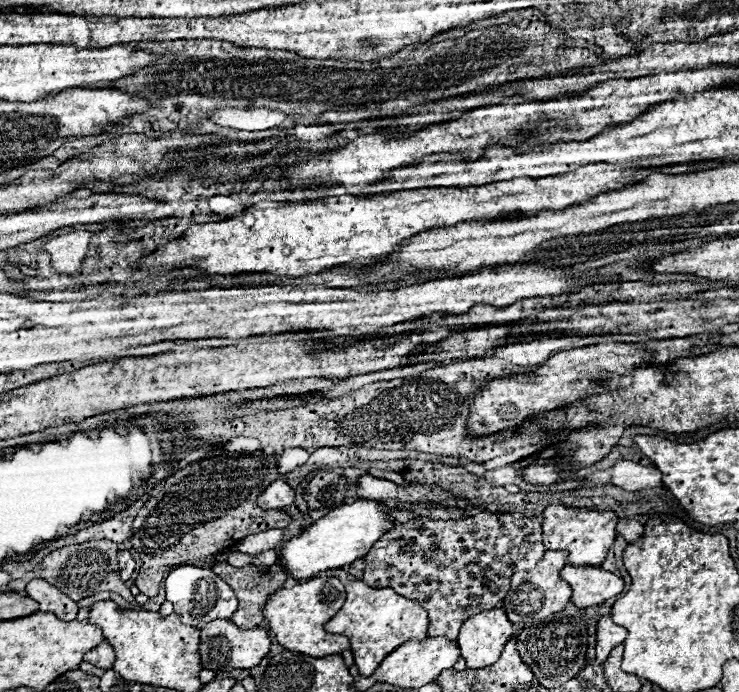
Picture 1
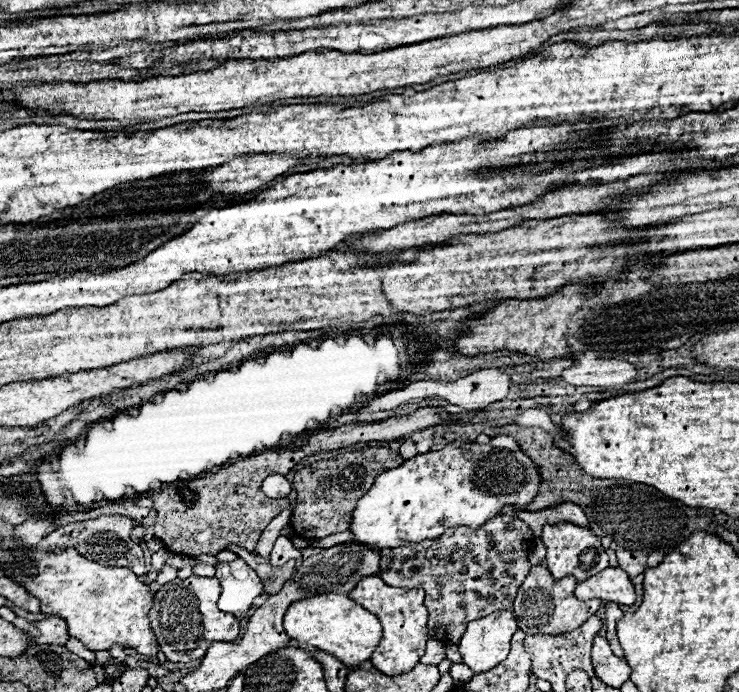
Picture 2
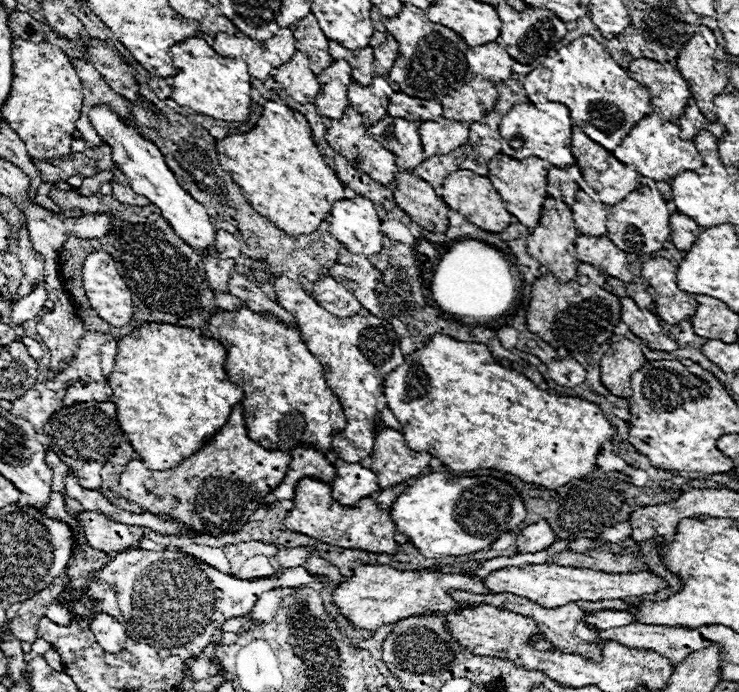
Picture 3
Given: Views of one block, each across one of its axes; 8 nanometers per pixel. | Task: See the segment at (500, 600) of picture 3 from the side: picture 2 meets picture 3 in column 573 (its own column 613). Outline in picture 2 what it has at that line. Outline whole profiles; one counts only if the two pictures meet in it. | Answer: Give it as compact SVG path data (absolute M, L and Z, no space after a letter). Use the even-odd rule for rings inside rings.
M608 602L608 604L606 604L606 630L608 630L606 638L608 638L608 642L610 642L612 652L614 652L616 656L624 658L624 652L622 652L622 648L620 648L620 644L618 644L618 638L616 638L616 622L620 620L620 616L624 616L624 612L620 610L620 606Z

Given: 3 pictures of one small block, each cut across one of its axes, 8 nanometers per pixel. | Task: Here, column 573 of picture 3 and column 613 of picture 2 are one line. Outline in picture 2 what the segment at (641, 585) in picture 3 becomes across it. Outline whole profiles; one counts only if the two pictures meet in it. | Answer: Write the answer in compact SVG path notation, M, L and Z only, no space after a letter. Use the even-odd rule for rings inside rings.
M604 568L588 580L578 582L574 594L578 600L600 598L604 602L616 602L620 606L630 606L636 602L634 584L622 568Z

